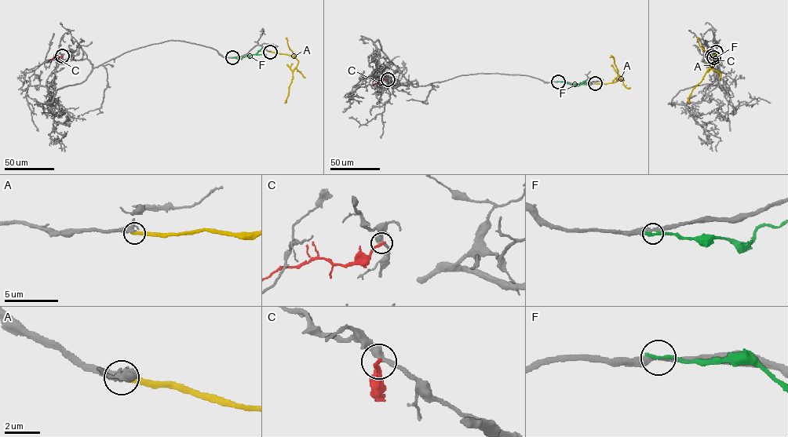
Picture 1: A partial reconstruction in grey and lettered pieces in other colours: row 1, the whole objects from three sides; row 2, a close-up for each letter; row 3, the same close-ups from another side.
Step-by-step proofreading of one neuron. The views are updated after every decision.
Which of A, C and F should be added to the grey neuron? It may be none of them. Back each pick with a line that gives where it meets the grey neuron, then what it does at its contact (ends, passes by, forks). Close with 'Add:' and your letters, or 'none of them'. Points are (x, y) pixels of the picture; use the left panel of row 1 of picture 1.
A: Touches grey at (270, 52). It ends there
Add: A

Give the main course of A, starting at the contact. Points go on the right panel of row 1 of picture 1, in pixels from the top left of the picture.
A: (716, 51), (710, 67), (688, 98), (689, 103)

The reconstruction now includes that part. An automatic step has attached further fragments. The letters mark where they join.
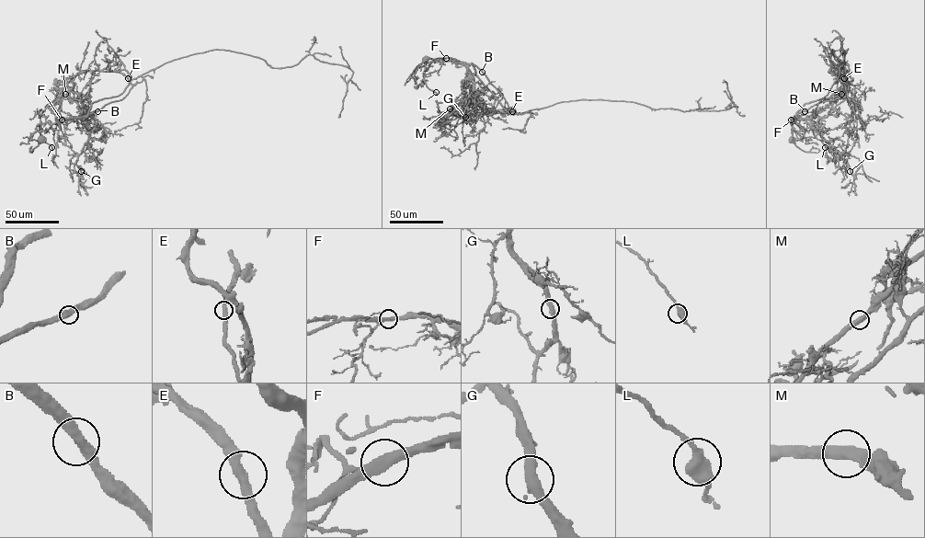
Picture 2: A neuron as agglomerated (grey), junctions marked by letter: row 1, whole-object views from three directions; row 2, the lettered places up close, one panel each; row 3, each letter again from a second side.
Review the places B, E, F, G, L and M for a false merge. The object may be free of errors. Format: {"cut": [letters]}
{"cut": ["F"]}

